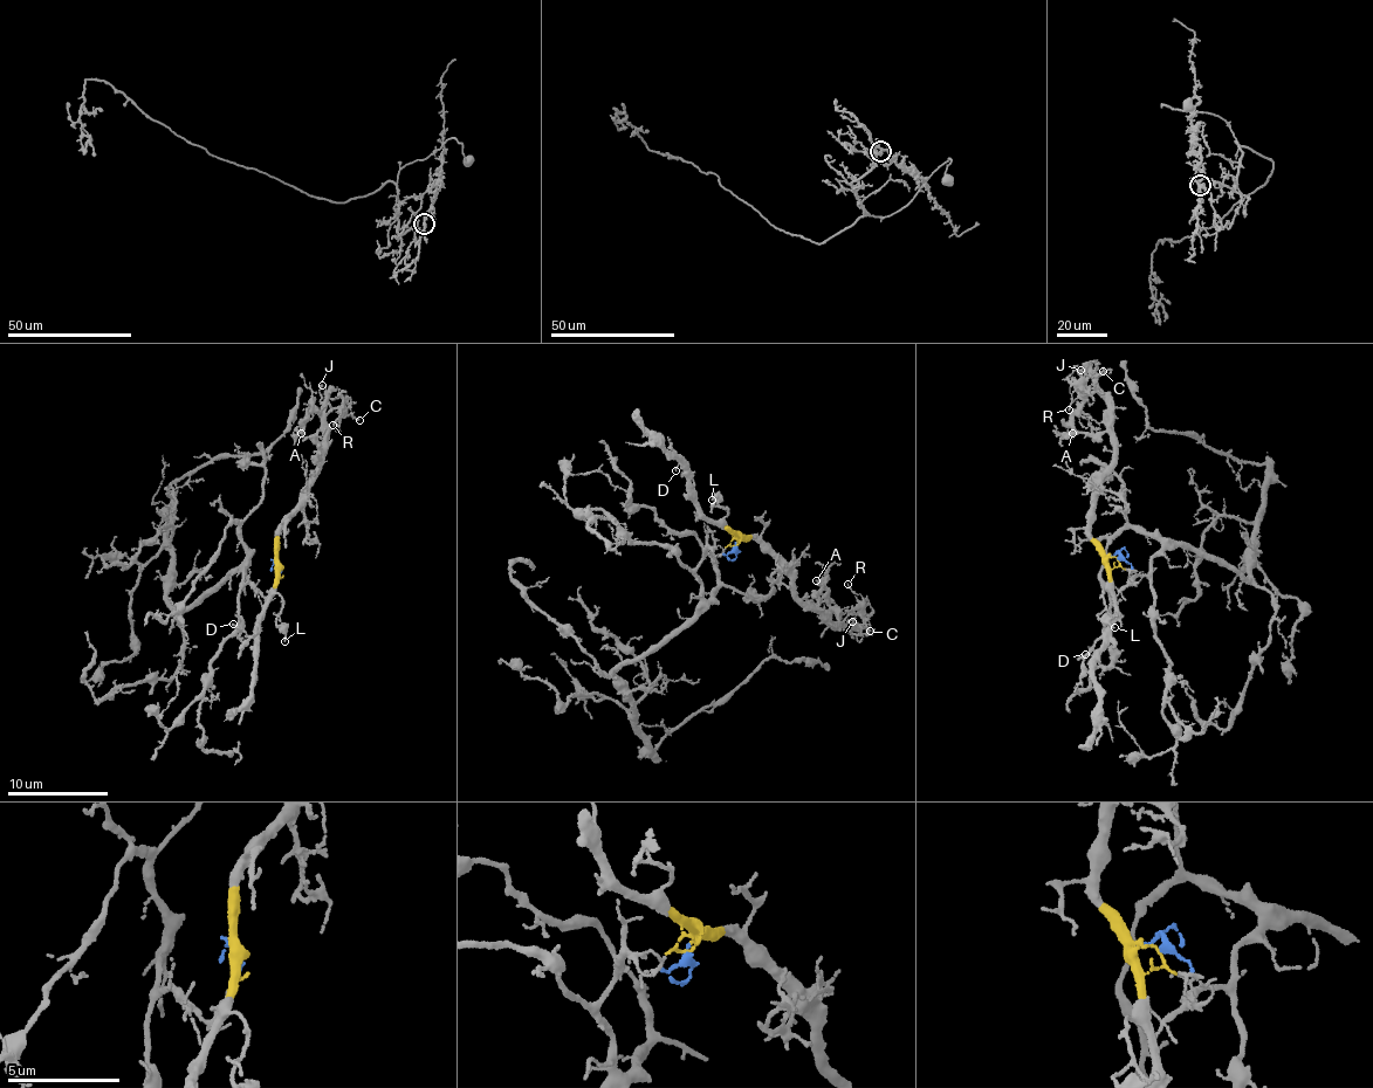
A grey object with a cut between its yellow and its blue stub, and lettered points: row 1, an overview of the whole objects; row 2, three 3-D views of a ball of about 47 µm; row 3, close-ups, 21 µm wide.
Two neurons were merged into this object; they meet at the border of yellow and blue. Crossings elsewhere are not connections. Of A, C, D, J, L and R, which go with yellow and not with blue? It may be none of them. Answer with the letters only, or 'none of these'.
A, C, D, J, L, R

